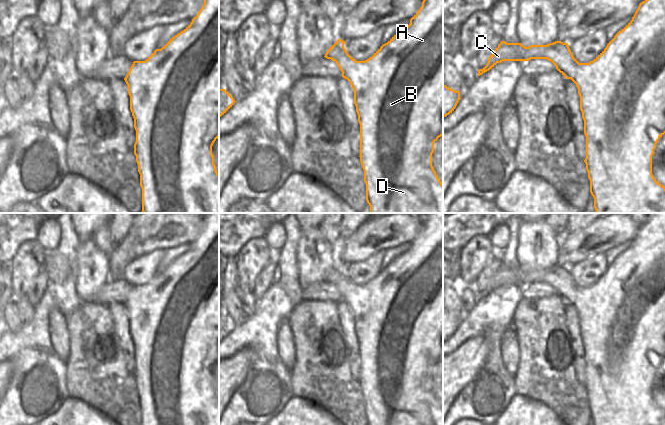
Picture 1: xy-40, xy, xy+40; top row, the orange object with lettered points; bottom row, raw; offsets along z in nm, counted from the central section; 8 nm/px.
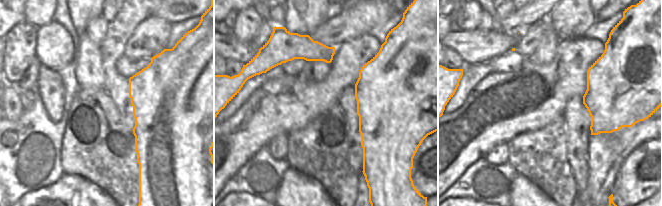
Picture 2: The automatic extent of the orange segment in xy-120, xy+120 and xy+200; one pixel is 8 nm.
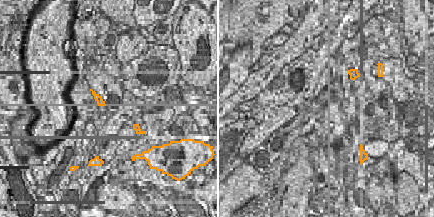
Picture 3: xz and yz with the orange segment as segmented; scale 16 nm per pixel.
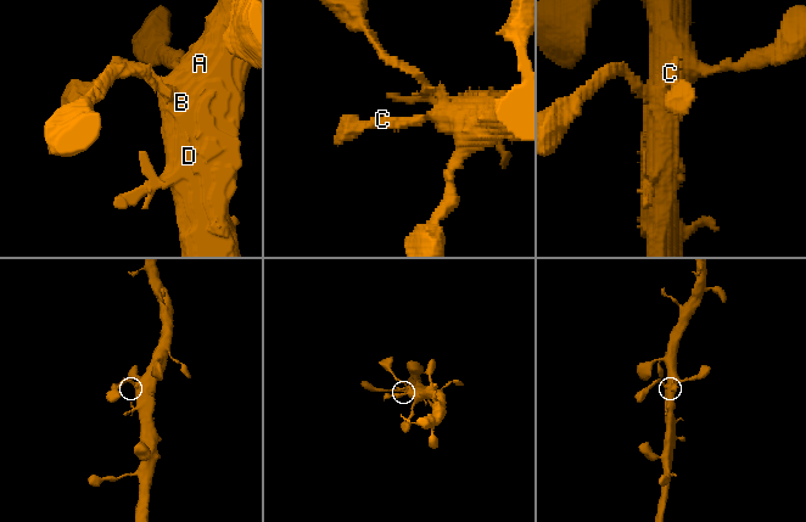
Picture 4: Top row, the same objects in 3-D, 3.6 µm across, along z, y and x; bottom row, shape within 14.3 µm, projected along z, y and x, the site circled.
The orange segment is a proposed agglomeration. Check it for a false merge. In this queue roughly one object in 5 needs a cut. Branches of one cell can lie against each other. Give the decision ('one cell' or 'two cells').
one cell

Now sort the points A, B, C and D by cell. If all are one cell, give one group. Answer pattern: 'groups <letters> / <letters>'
groups A B C D

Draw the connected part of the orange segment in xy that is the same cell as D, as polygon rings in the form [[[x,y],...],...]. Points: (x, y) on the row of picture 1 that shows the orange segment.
[[[423,0],[410,24],[383,44],[369,59],[357,61],[344,48],[345,41],[338,39],[326,52],[325,58],[336,62],[354,90],[354,104],[360,124],[360,162],[364,170],[366,201],[370,213],[443,213],[443,183],[432,166],[434,142],[443,136],[443,0]]]

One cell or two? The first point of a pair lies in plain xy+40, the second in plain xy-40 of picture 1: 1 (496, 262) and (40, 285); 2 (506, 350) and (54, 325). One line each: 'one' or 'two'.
1: one
2: one

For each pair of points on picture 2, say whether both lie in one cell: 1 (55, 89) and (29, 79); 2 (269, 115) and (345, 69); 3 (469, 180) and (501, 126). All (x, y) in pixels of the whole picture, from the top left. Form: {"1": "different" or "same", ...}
{"1": "different", "2": "same", "3": "different"}

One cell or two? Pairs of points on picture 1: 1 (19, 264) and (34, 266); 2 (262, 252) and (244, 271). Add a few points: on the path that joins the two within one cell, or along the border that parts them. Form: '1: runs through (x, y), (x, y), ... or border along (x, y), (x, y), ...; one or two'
1: runs through (23, 264), (30, 264); one
2: runs through (257, 257), (248, 266); one

